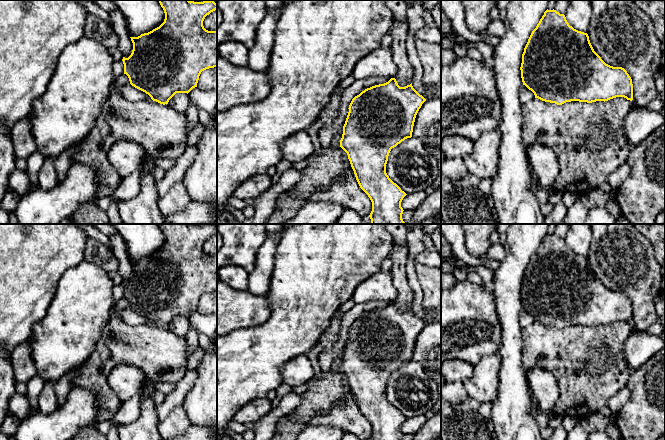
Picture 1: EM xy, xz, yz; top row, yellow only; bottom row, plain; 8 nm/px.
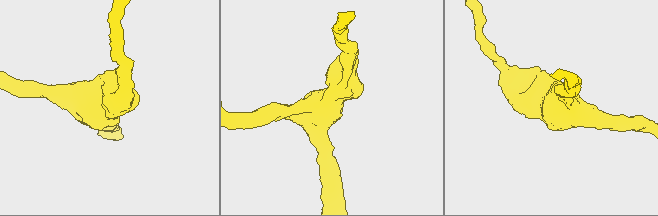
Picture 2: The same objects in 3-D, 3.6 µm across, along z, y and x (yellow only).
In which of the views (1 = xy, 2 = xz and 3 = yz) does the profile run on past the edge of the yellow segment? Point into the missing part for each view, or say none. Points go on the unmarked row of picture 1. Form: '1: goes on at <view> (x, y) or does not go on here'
1: does not go on here
2: does not go on here
3: does not go on here

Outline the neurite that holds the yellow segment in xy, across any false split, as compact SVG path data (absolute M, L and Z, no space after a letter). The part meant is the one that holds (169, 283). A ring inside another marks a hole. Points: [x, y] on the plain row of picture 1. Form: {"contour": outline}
{"contour": "M158 224L161 231L165 237L164 246L157 252L153 253L148 257L141 258L138 261L130 261L133 267L133 274L131 279L128 282L123 281L122 285L124 288L124 298L129 302L130 308L135 312L148 318L153 325L156 325L160 328L168 328L169 324L176 317L189 317L193 312L197 311L199 300L202 295L217 291L217 255L208 255L203 250L203 245L207 239L217 233L217 228L213 224L203 225L203 226L194 226L190 224Z"}

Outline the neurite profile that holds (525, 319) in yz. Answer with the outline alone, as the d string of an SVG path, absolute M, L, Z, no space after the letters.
M522 308L519 316L519 324L521 329L528 327L534 322L535 322L534 317L531 314L529 314L525 309Z

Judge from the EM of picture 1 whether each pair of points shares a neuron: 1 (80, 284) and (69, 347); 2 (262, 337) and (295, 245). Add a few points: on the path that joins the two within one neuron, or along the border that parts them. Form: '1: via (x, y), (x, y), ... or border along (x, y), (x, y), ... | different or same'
1: via (80, 300), (80, 310), (69, 331) | same
2: via (285, 314), (295, 304), (295, 268) | same

